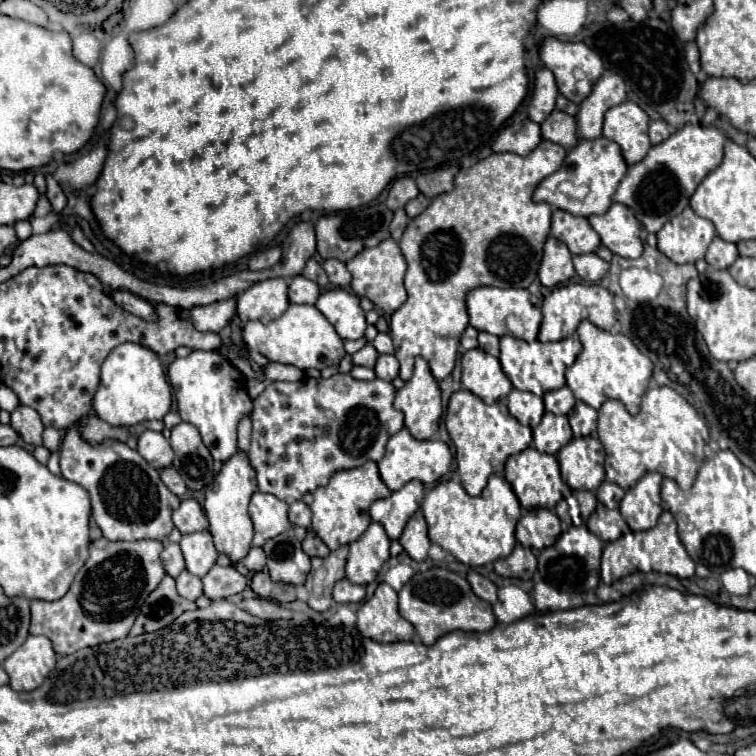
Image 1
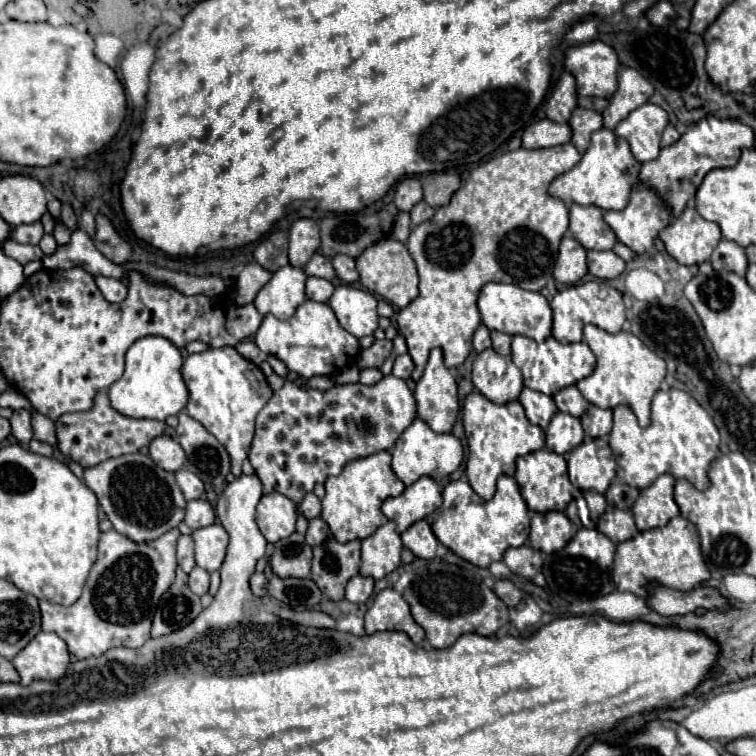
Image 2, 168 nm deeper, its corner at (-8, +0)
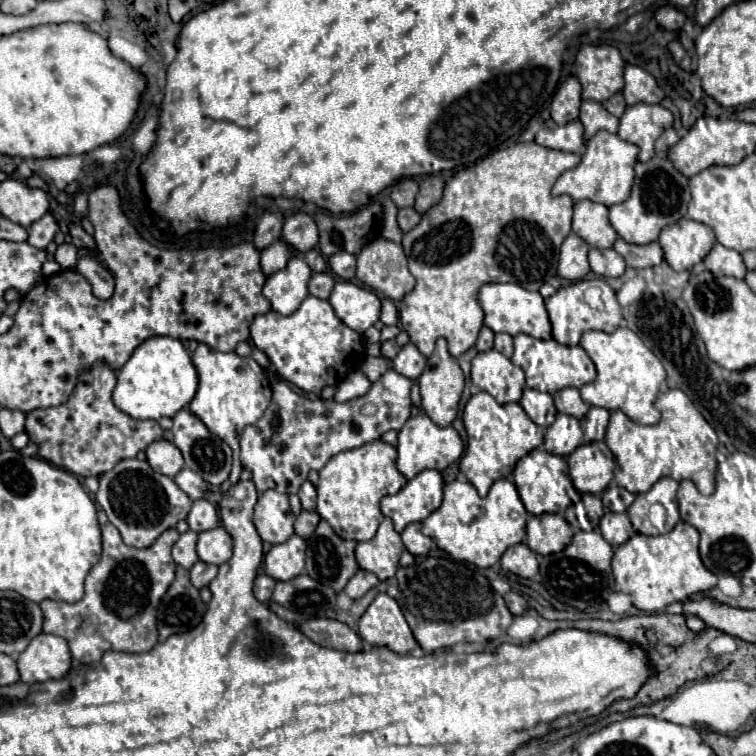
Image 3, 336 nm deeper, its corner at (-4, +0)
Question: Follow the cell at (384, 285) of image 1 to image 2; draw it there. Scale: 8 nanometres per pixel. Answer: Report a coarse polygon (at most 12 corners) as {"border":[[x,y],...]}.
{"border":[[392,238],[356,258],[360,282],[404,308],[418,296],[406,246]]}

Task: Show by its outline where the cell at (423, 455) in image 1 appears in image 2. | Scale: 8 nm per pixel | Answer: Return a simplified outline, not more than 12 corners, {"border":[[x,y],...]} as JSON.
{"border":[[416,418],[396,440],[392,470],[410,486],[442,480],[464,458],[454,434]]}

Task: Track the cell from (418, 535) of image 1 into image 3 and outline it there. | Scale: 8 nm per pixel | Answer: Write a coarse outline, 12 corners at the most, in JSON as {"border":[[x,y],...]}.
{"border":[[420,522],[402,532],[402,542],[412,556],[426,556],[432,540],[422,534]]}

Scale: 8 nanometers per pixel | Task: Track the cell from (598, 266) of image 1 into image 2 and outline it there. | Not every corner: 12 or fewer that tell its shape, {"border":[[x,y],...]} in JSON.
{"border":[[612,250],[588,252],[588,270],[602,280],[618,278],[626,262]]}

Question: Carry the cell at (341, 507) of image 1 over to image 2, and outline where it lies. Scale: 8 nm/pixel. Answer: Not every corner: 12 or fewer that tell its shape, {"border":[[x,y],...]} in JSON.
{"border":[[390,452],[326,480],[322,518],[338,542],[364,540],[400,496]]}

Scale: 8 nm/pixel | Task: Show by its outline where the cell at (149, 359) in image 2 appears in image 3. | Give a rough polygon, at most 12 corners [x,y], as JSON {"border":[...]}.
{"border":[[144,340],[118,370],[116,408],[172,418],[198,388],[180,340]]}

